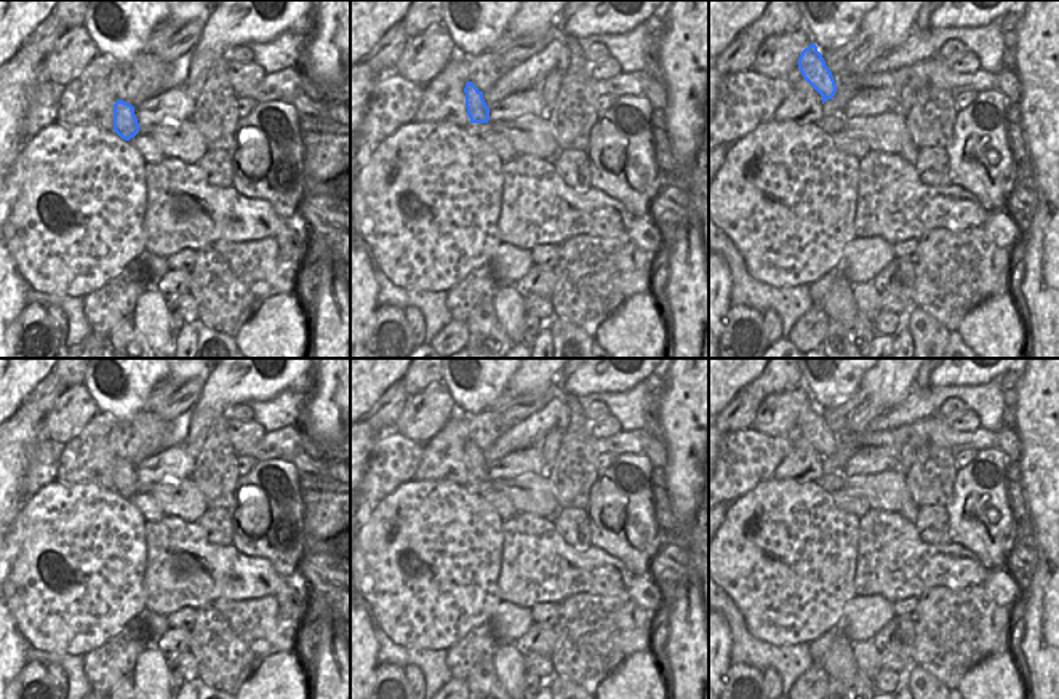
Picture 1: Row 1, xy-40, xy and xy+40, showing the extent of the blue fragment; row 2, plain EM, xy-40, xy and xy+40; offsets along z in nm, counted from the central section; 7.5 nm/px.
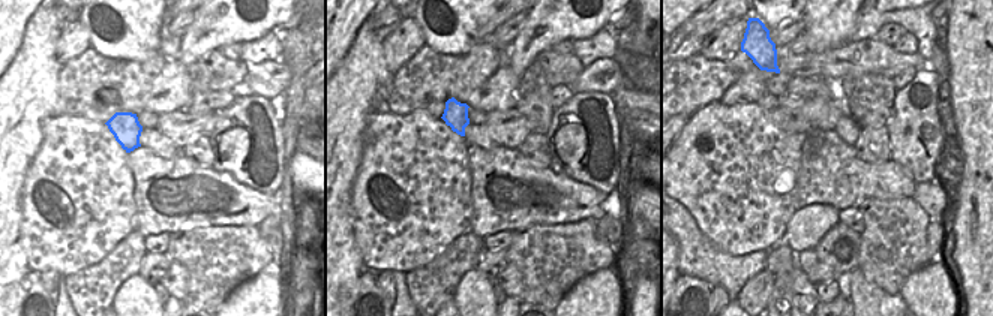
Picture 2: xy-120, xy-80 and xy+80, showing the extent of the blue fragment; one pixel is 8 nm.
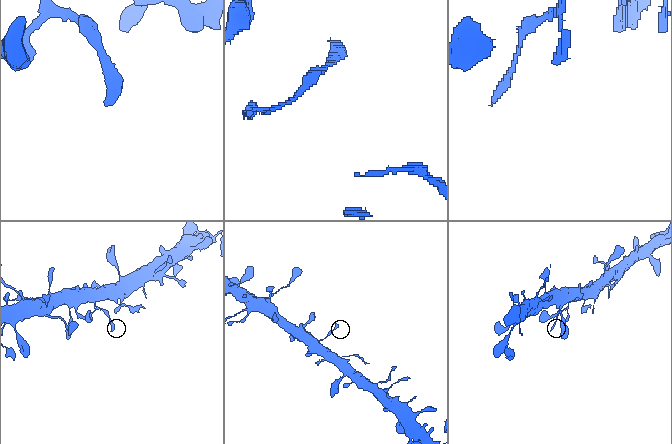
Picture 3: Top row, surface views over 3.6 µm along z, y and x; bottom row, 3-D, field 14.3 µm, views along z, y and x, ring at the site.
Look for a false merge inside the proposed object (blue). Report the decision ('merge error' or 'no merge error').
no merge error

